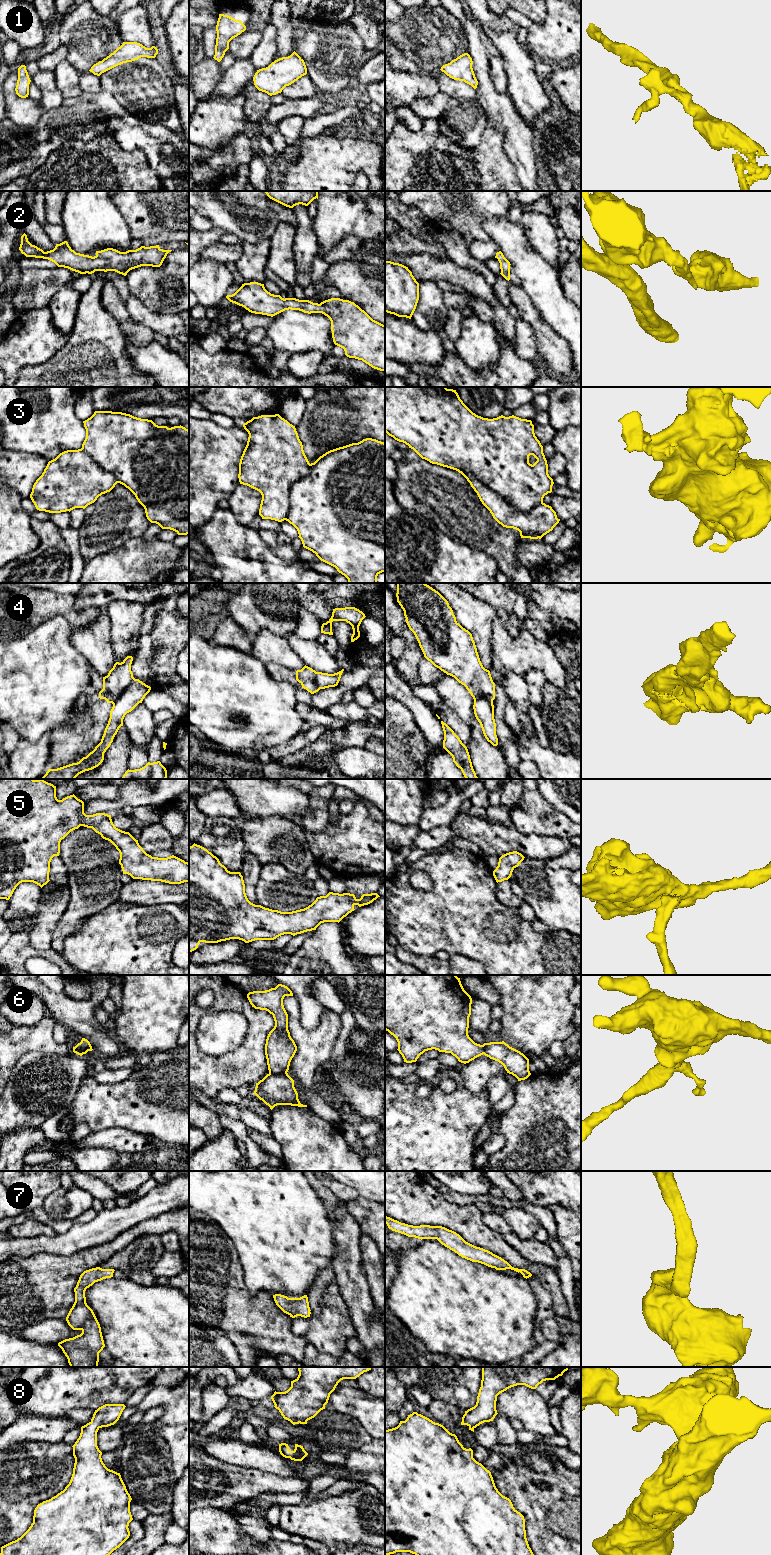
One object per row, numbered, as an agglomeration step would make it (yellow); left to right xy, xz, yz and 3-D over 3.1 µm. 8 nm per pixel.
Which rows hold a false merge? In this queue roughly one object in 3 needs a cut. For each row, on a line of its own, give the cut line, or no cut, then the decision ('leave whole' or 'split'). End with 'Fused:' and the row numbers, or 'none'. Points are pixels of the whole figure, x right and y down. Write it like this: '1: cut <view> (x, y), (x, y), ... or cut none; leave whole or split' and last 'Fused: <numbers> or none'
1: cut none; leave whole
2: cut none; leave whole
3: cut yz (458, 470), (472, 473), (520, 510), (529, 511), (542, 503); split
4: cut xy (134, 678), (113, 704); split
5: cut none; leave whole
6: cut xz (269, 1072), (286, 1073); split
7: cut none; leave whole
8: cut none; leave whole
Fused: 3, 4, 6

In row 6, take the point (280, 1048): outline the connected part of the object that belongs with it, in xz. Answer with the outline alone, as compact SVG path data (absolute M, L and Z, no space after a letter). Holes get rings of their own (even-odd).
M282 984L269 990L253 991L247 994L252 1007L268 1011L275 1021L275 1026L269 1032L265 1044L270 1074L287 1073L290 1062L297 1051L297 1046L288 1030L288 1014L283 1005L285 996L293 996L293 993Z

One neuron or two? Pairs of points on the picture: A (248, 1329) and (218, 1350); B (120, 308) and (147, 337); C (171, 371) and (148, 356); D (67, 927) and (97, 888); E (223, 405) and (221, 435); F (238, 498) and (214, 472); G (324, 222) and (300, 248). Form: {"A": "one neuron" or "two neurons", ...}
{"A": "two neurons", "B": "one neuron", "C": "one neuron", "D": "one neuron", "E": "two neurons", "F": "two neurons", "G": "two neurons"}

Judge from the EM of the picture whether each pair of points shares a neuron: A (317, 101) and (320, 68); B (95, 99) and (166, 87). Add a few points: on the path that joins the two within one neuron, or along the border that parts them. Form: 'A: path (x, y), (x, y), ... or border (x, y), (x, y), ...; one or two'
A: border (319, 90), (324, 93); two
B: border (102, 90), (108, 91), (130, 113); two

